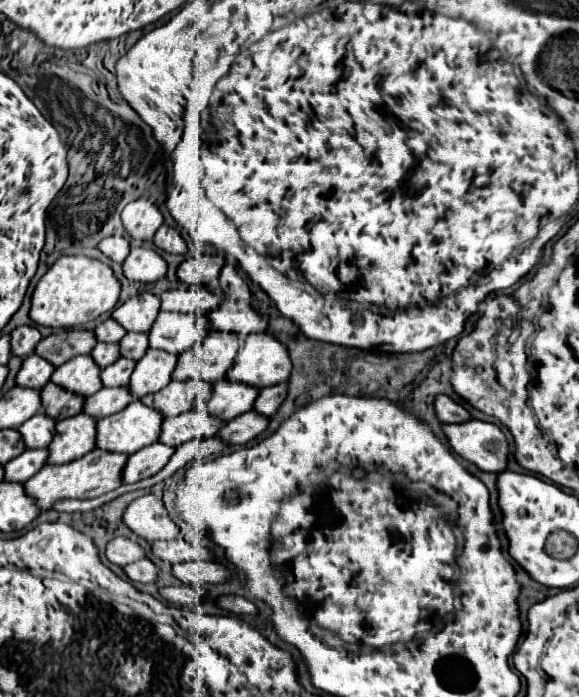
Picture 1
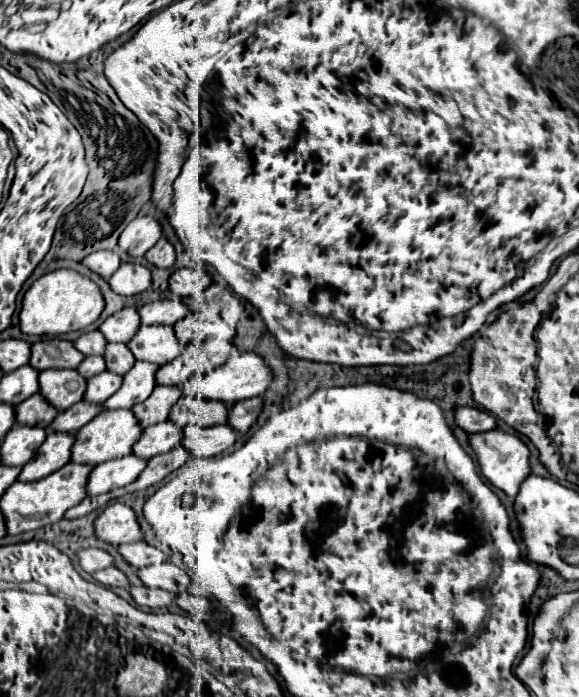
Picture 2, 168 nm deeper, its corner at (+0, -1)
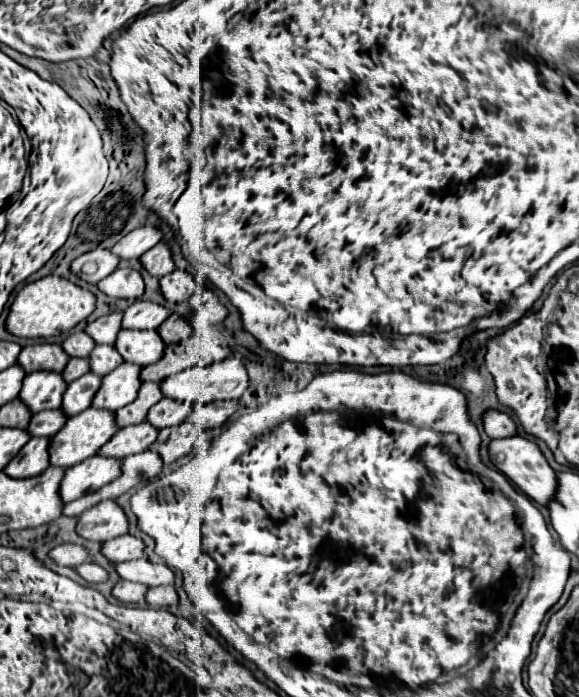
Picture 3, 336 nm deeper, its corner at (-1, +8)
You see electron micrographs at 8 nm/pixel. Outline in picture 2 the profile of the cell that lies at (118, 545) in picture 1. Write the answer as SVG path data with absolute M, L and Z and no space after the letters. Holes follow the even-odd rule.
M85 548L85 550L79 552L79 564L89 574L103 570L103 568L109 568L113 564L113 560L115 558L101 548Z

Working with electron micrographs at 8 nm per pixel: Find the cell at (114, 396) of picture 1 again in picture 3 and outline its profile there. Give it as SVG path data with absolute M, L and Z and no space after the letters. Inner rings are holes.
M58 409L40 411L32 415L28 431L30 431L30 437L52 437L64 427L64 423L66 423L66 417L62 415L62 411Z

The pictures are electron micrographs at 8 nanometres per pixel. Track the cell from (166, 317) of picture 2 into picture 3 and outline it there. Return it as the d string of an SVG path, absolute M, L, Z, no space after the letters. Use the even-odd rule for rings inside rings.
M138 299L124 311L122 329L158 329L168 315L166 307Z

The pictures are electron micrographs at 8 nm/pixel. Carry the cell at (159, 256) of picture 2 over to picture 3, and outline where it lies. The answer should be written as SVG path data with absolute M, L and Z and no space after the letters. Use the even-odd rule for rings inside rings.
M160 241L156 247L152 247L150 251L144 253L144 255L140 257L140 263L142 263L142 267L144 267L150 275L154 275L154 277L158 277L158 279L174 271L172 255L170 255L166 243L162 243L162 241Z

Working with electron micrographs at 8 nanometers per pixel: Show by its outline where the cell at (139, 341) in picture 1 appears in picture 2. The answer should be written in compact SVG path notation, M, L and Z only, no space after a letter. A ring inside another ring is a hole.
M107 344L105 362L107 362L107 370L117 372L117 374L127 374L131 366L135 364L133 354L129 352L127 344Z

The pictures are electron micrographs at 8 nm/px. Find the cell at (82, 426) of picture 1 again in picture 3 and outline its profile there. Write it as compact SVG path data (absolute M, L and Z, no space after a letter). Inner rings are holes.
M34 437L18 455L4 467L4 473L8 477L28 479L40 475L48 467L48 439L46 437Z

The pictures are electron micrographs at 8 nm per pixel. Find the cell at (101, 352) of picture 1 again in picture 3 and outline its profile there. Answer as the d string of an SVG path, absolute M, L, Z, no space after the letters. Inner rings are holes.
M70 359L68 361L68 365L66 365L66 369L62 371L62 377L66 379L66 383L72 383L72 381L76 381L78 377L82 377L84 373L88 373L90 371L90 367L88 367L88 359Z

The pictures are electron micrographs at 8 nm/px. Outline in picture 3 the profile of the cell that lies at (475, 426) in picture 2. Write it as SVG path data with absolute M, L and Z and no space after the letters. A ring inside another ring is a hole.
M486 411L484 415L484 429L490 439L504 439L516 435L514 421L500 411Z

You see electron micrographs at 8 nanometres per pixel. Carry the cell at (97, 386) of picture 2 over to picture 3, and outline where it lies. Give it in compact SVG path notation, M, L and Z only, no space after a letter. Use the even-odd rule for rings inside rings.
M86 373L82 375L80 379L76 379L74 383L70 383L66 387L66 393L64 393L64 399L62 399L62 413L66 417L72 417L72 415L78 415L80 411L88 409L90 403L92 403L92 397L96 395L98 387L100 387L100 375L94 375L94 373Z

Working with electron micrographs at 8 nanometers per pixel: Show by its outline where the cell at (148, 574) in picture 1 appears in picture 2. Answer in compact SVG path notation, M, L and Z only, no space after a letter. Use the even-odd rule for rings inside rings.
M109 566L109 568L105 568L105 570L95 572L93 578L95 578L97 582L105 584L105 586L121 586L121 588L127 588L127 590L131 588L131 582L129 582L129 578L125 576L125 572L121 572L121 570L115 568L115 566Z

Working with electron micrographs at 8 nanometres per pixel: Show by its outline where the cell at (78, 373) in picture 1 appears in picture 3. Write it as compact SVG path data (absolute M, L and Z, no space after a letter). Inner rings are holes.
M36 371L36 373L30 373L24 377L22 391L20 391L18 399L32 413L38 413L44 409L58 409L66 387L68 385L60 373Z

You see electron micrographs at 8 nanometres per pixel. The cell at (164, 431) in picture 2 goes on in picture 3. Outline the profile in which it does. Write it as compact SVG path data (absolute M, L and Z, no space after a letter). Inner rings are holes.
M150 423L130 425L126 429L120 429L118 435L114 435L114 439L106 443L106 447L98 449L98 455L124 459L128 455L142 453L156 441L156 435L158 435L158 429L154 429Z

